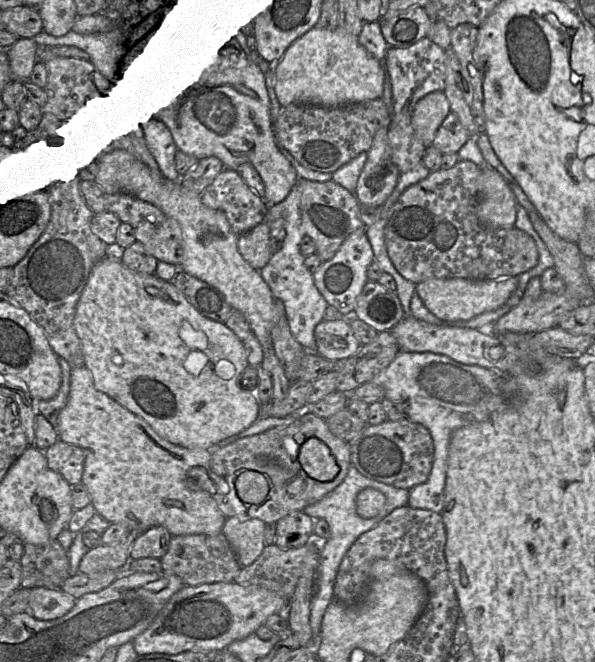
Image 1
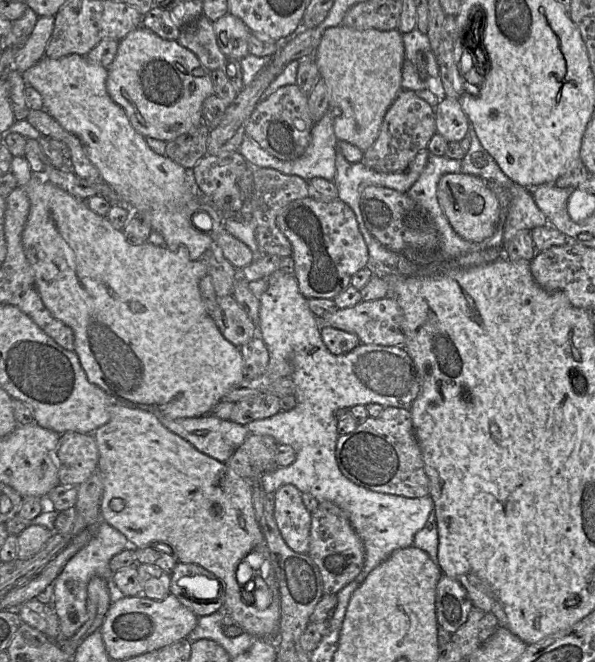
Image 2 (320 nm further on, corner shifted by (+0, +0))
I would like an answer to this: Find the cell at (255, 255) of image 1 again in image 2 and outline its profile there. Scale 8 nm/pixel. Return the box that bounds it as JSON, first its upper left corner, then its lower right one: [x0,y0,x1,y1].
[11,157,244,418]

